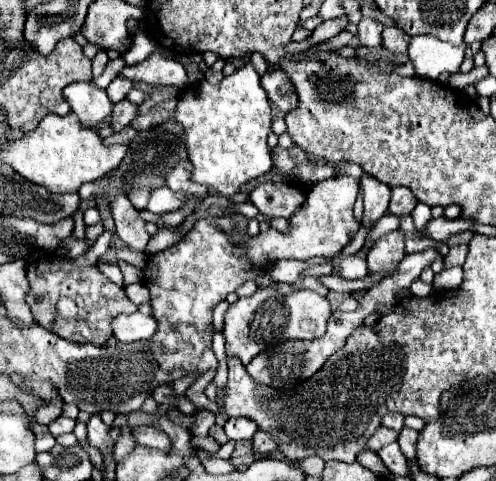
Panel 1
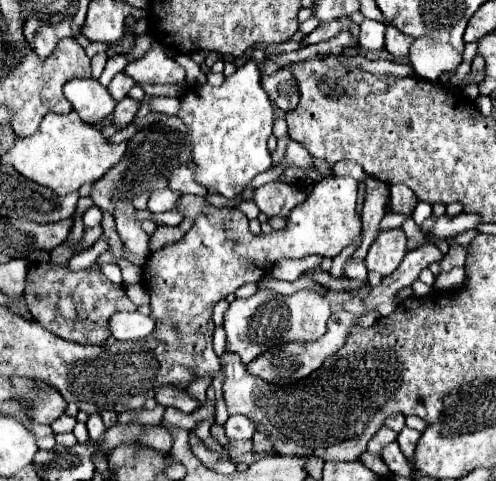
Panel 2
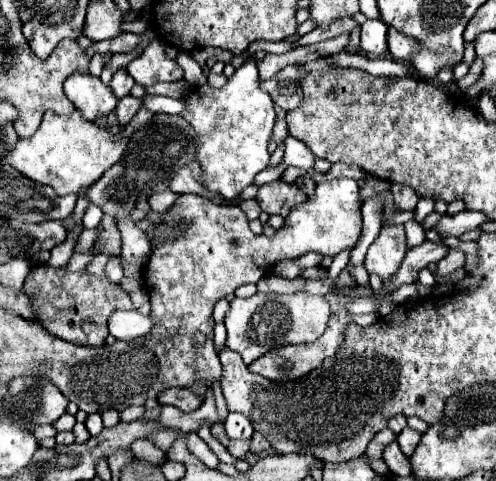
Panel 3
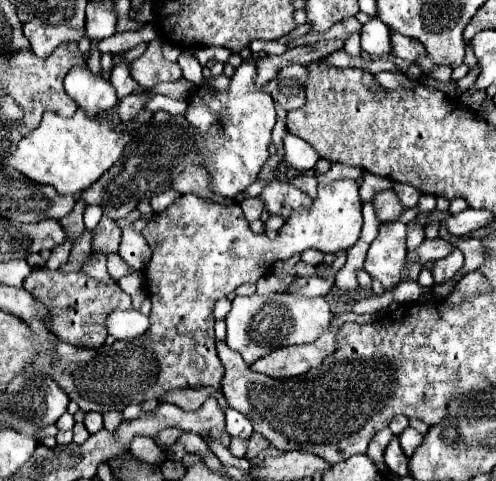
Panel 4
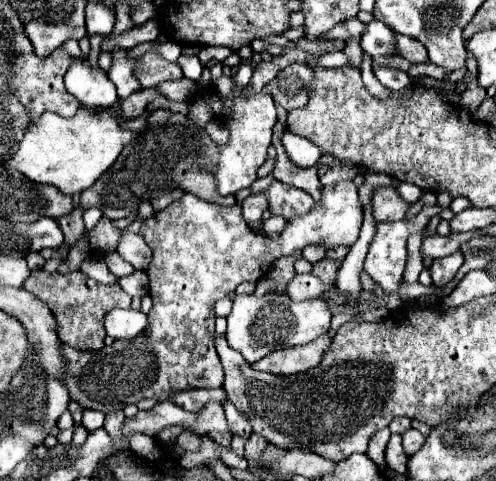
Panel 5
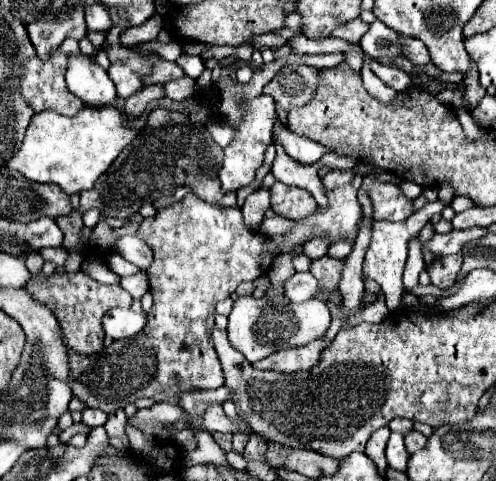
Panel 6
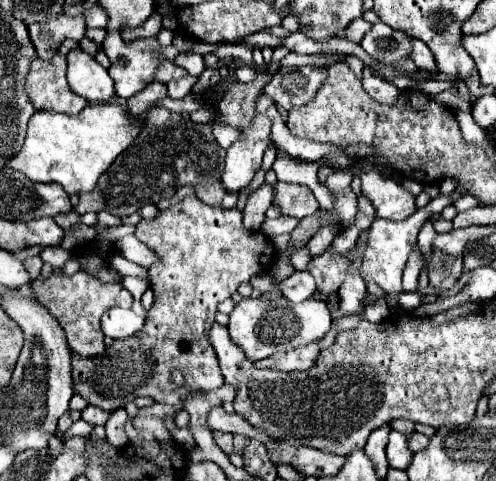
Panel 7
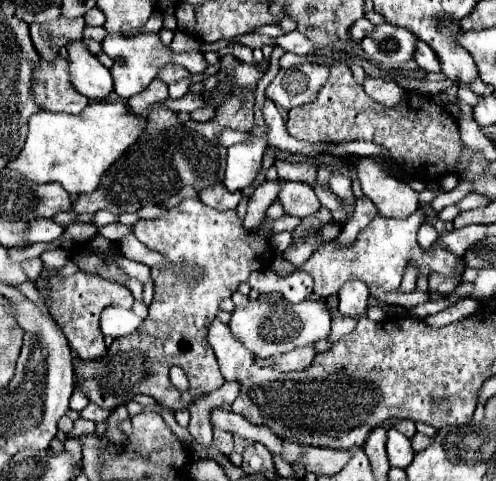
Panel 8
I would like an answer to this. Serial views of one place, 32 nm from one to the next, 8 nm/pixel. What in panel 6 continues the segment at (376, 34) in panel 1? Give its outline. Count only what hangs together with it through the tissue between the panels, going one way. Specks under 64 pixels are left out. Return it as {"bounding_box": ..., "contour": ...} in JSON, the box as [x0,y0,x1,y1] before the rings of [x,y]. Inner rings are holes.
{"bounding_box":[360,20,400,60],"contour":[[[376,20],[370,24],[368,32],[362,36],[360,40],[362,50],[372,56],[372,58],[386,58],[392,60],[396,56],[400,56],[400,34],[394,32],[392,28],[388,28],[384,22]]]}

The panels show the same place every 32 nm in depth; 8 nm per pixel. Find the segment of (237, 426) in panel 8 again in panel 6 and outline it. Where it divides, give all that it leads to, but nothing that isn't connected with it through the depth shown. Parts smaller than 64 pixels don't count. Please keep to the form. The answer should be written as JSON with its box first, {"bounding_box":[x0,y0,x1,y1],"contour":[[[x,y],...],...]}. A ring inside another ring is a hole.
{"bounding_box":[200,404,238,432],"contour":[[[220,404],[208,406],[208,410],[202,416],[200,430],[206,430],[206,432],[238,432],[238,428],[226,418]]]}

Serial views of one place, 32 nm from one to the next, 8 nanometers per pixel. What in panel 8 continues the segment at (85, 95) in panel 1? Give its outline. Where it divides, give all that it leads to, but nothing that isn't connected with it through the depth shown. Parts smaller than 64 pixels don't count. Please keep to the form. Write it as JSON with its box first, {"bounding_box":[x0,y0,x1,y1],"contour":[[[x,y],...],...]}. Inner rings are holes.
{"bounding_box":[68,40,112,102],"contour":[[[82,40],[72,42],[68,46],[68,66],[70,66],[70,80],[76,92],[86,96],[90,102],[108,100],[112,94],[112,76],[108,68],[104,68],[94,54],[86,50]]]}

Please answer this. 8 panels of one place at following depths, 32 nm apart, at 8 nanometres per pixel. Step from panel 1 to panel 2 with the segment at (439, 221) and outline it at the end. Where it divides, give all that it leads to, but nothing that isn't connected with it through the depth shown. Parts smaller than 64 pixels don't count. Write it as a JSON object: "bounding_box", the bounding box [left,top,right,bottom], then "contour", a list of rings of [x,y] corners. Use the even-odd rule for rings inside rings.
{"bounding_box":[430,214,480,240],"contour":[[[458,214],[456,218],[448,218],[448,216],[440,216],[436,218],[436,222],[432,224],[430,232],[432,236],[436,236],[438,240],[448,240],[456,234],[462,234],[466,230],[472,230],[476,224],[480,222],[478,216],[472,214]]]}

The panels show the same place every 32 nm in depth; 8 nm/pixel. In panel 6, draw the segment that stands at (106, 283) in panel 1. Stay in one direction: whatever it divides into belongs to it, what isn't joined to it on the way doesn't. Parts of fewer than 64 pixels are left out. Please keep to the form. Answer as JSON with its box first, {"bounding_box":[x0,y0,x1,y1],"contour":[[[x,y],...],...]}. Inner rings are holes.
{"bounding_box":[24,272,130,354],"contour":[[[44,272],[34,274],[26,286],[24,286],[36,300],[46,304],[52,314],[56,316],[60,330],[62,330],[62,340],[66,346],[72,350],[78,350],[80,354],[96,354],[100,348],[104,348],[104,328],[102,328],[102,316],[110,308],[130,308],[130,294],[120,286],[104,286],[84,272],[74,272],[74,274],[50,274],[46,276]]]}

